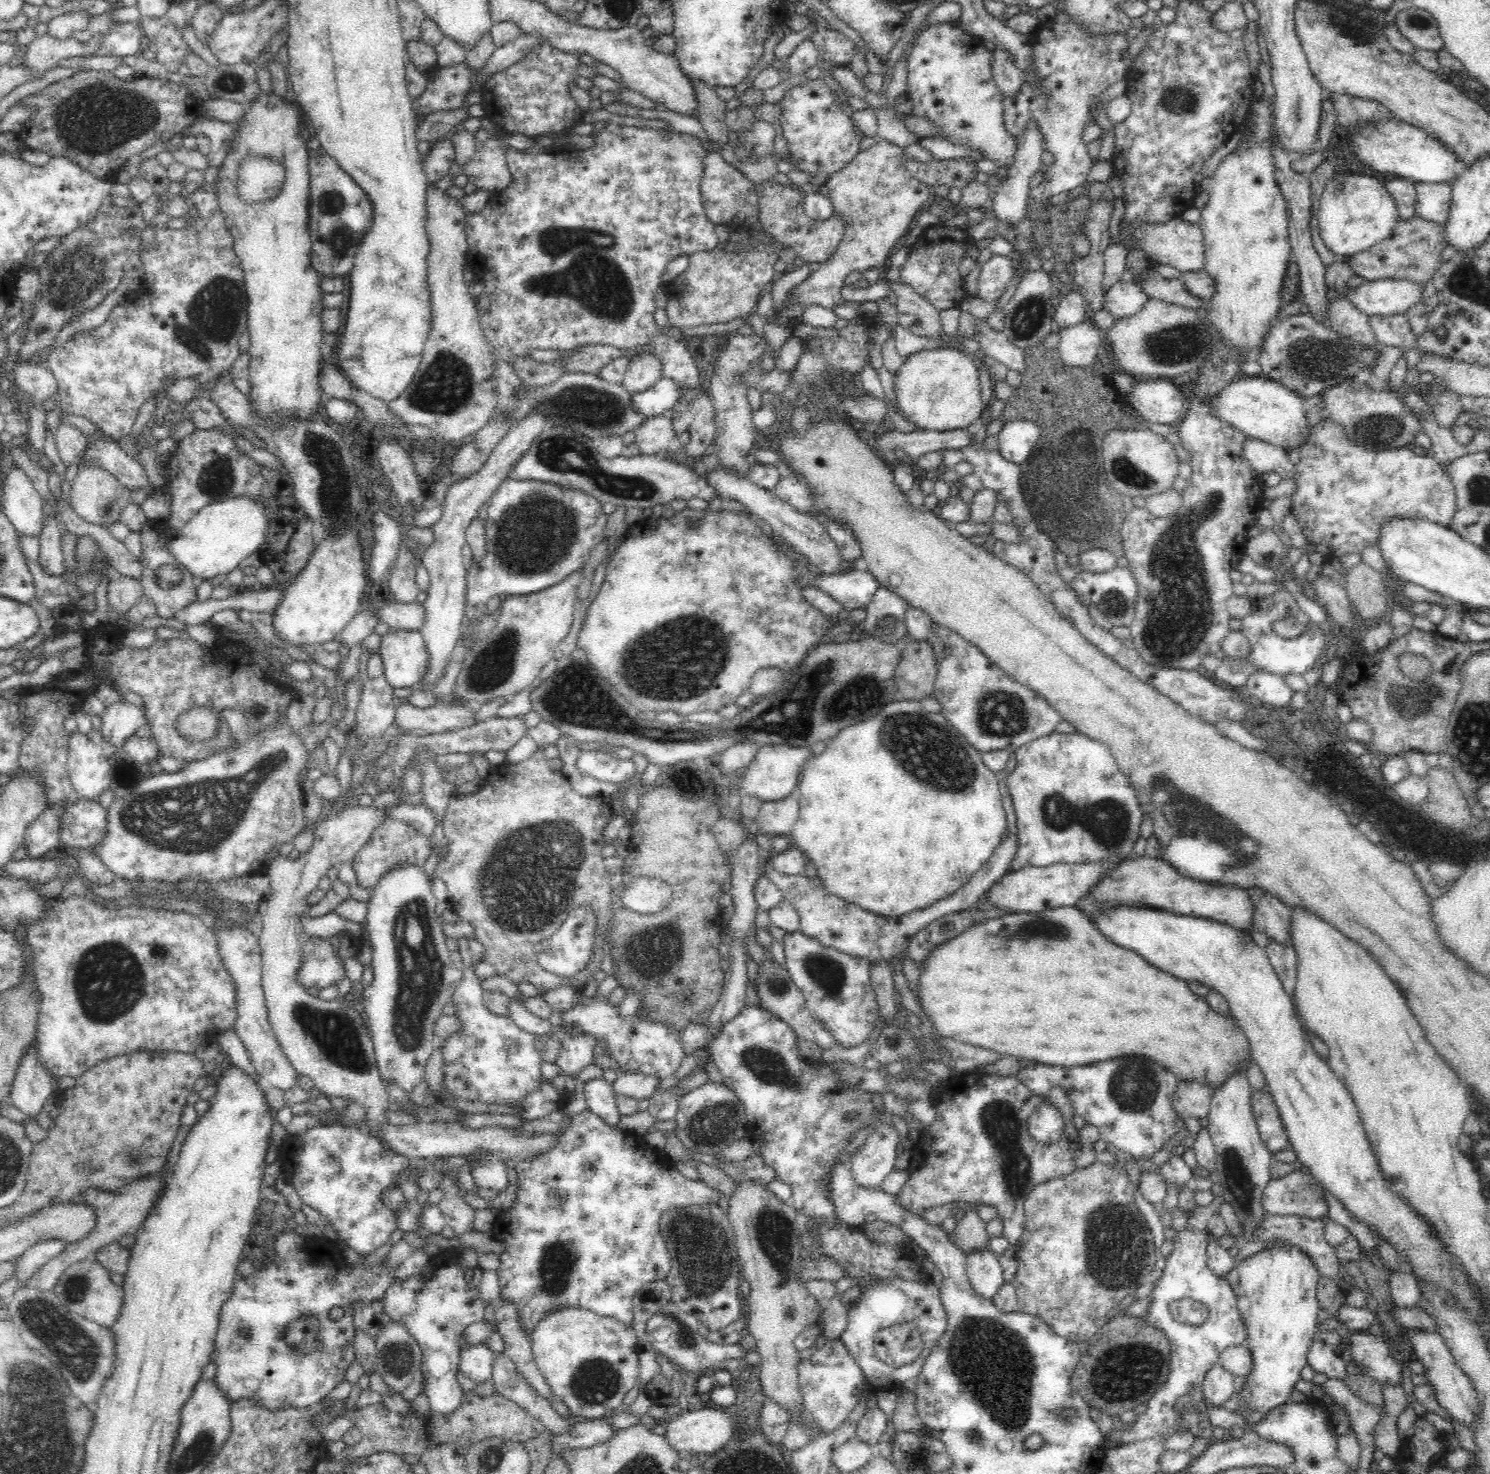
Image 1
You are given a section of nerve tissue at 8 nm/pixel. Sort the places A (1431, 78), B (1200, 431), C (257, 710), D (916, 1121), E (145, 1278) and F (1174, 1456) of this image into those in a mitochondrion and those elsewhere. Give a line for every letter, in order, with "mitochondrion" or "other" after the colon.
A: other
B: other
C: mitochondrion
D: other
E: other
F: other

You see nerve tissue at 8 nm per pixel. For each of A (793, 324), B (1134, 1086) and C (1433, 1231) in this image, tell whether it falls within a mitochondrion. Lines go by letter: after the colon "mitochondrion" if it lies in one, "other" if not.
A: other
B: mitochondrion
C: other

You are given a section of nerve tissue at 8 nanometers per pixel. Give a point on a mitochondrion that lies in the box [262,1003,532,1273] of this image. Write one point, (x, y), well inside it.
(330, 1158)

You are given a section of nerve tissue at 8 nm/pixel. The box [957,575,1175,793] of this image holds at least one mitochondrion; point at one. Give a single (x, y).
(1003, 715)

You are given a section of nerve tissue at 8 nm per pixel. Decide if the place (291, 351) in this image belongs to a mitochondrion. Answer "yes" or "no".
no

